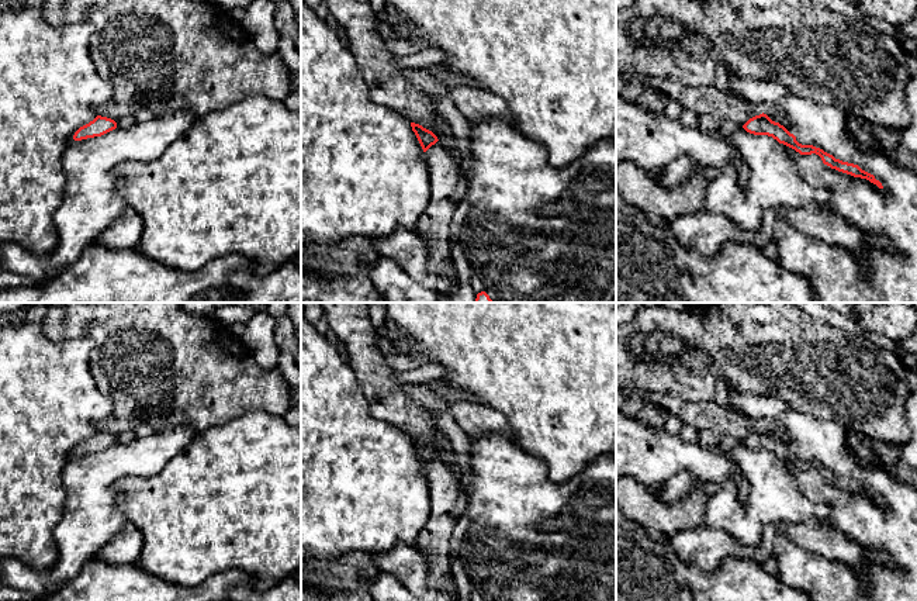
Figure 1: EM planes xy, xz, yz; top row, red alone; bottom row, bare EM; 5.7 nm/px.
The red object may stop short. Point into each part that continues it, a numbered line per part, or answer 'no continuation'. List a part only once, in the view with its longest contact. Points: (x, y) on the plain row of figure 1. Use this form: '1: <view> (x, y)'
no continuation

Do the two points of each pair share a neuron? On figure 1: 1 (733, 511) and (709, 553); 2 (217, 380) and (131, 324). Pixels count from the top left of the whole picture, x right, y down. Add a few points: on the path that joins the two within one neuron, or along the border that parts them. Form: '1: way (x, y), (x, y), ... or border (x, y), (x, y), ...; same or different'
1: border (702, 524), (723, 529), (740, 542), (751, 546); different
2: way (196, 373), (176, 369), (152, 345); same

